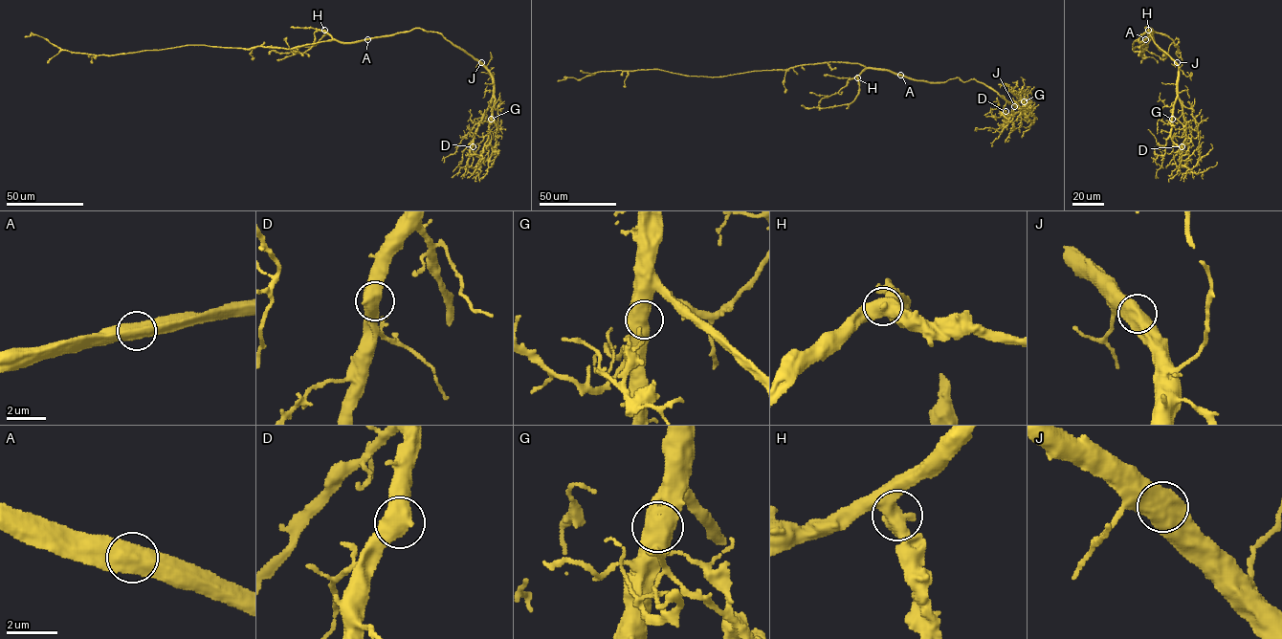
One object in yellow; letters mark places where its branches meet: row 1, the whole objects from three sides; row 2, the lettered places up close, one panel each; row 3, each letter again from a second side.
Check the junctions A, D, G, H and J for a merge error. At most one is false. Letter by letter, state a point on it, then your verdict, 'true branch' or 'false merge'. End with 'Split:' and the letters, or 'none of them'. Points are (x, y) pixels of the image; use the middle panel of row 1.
A: (900, 75) | true branch
D: (1005, 111) | true branch
G: (1024, 101) | true branch
H: (857, 77) | true branch
J: (1014, 106) | true branch
Split: none of them

